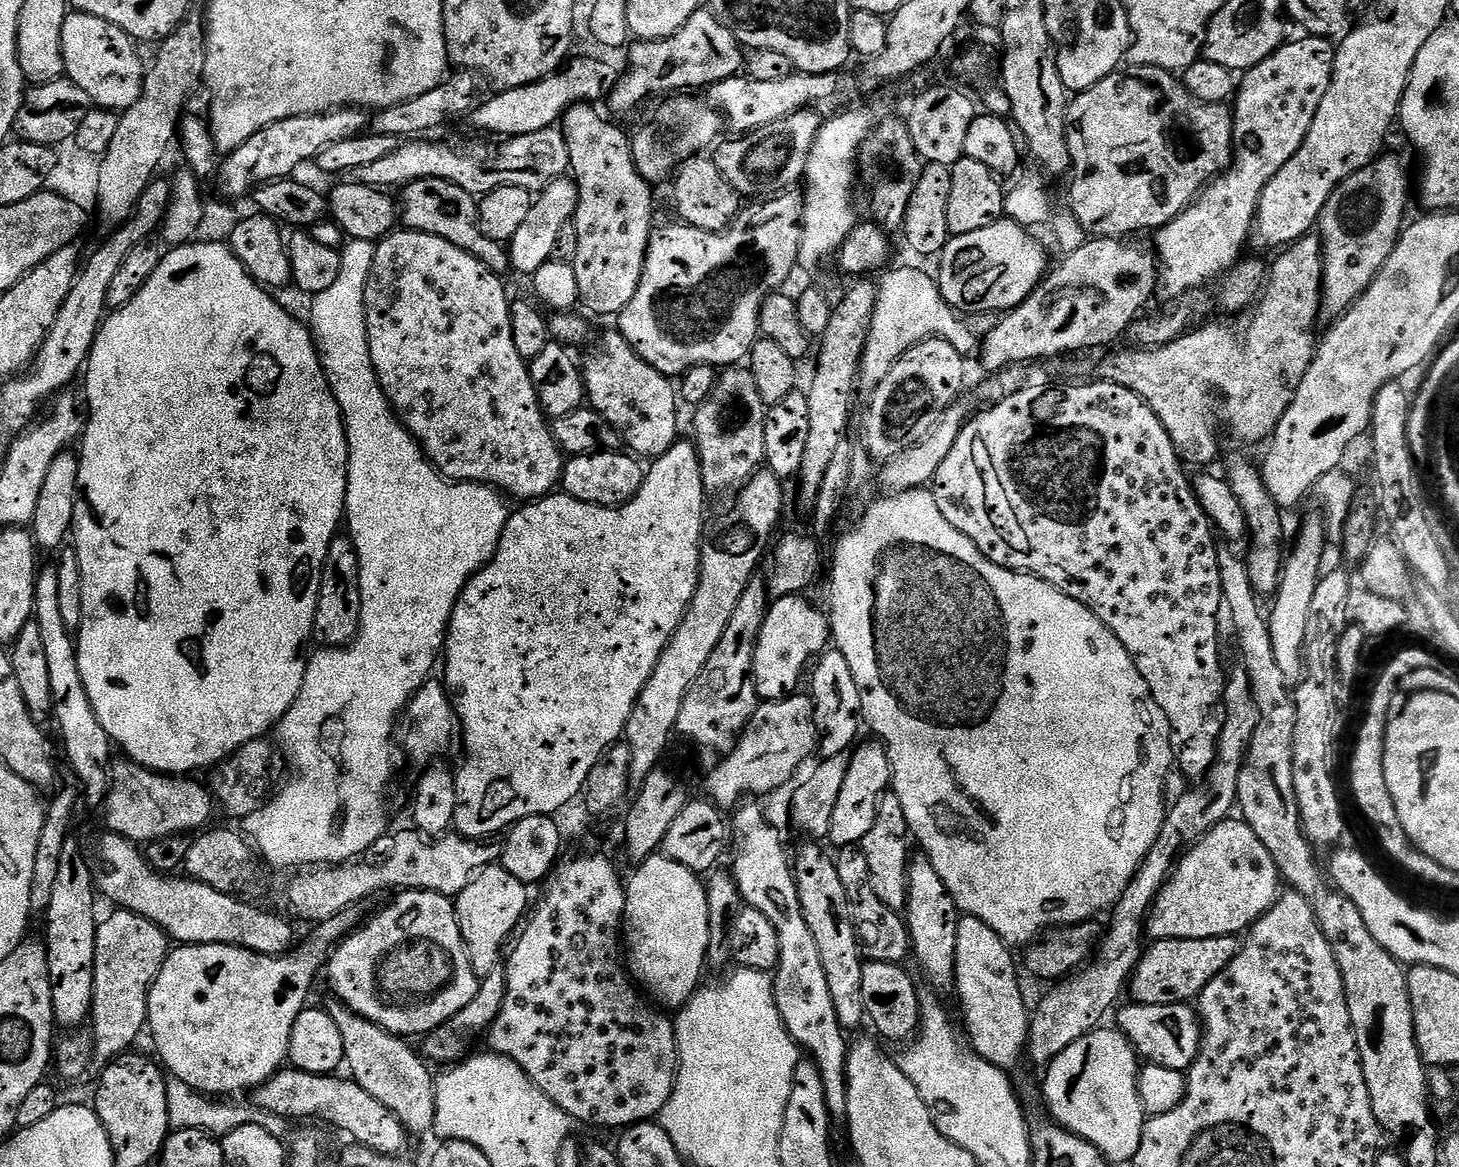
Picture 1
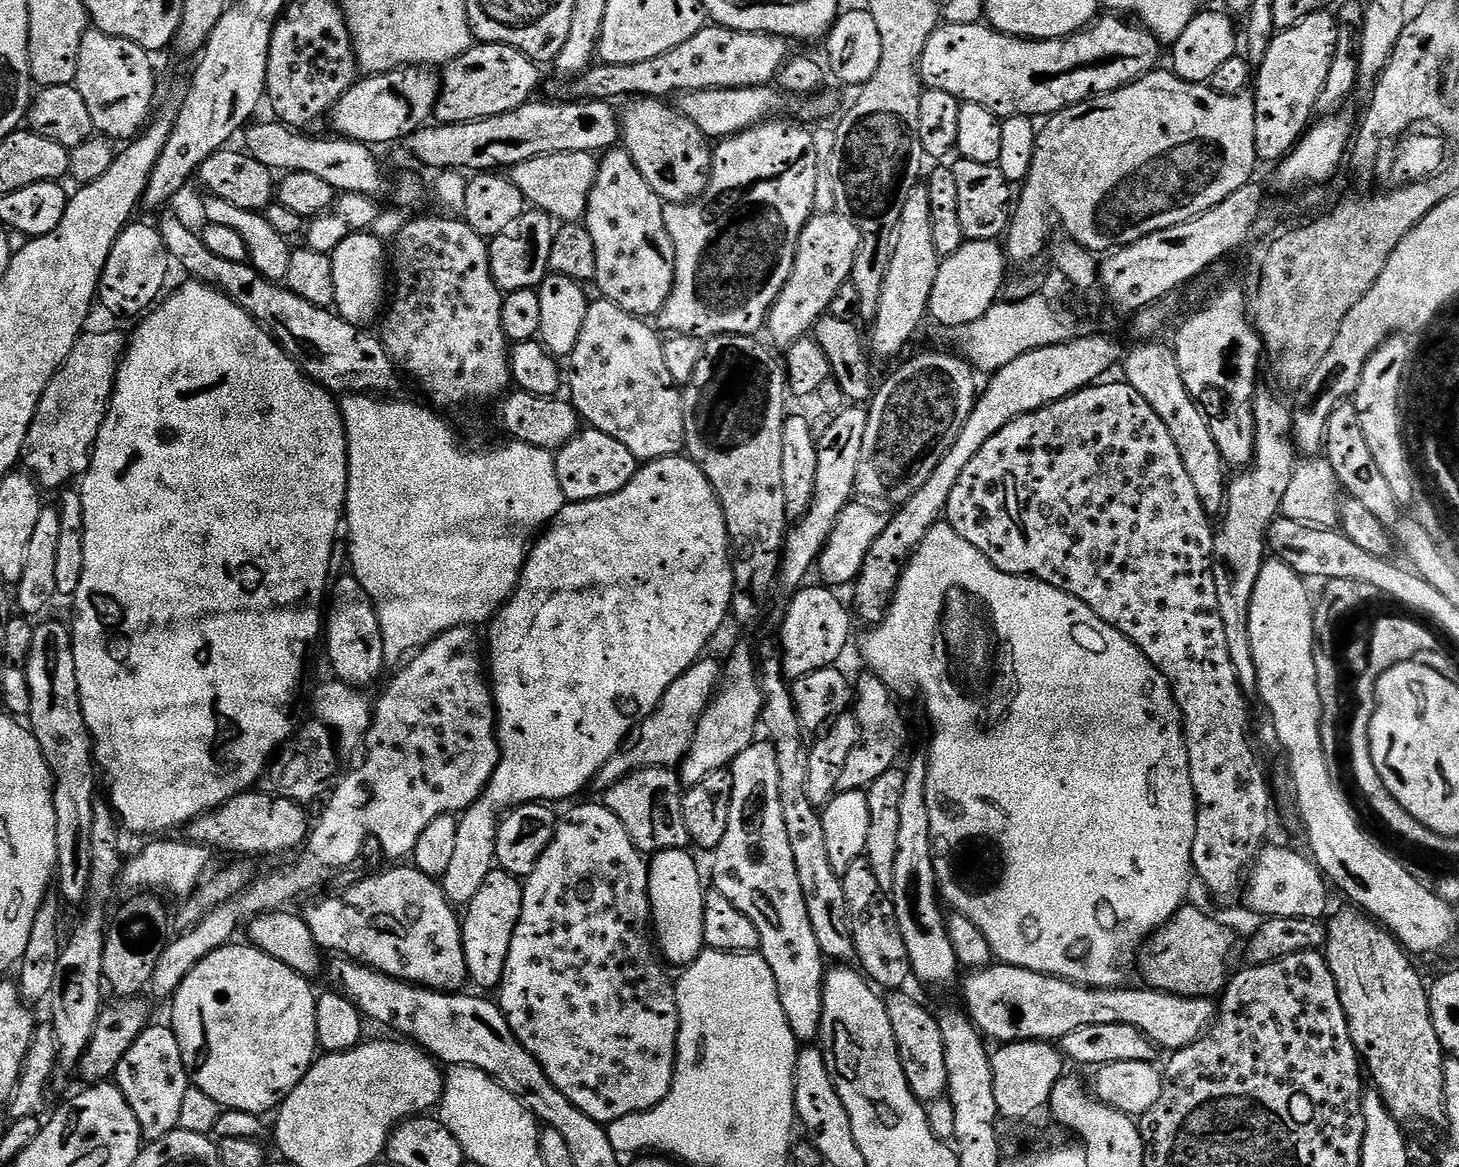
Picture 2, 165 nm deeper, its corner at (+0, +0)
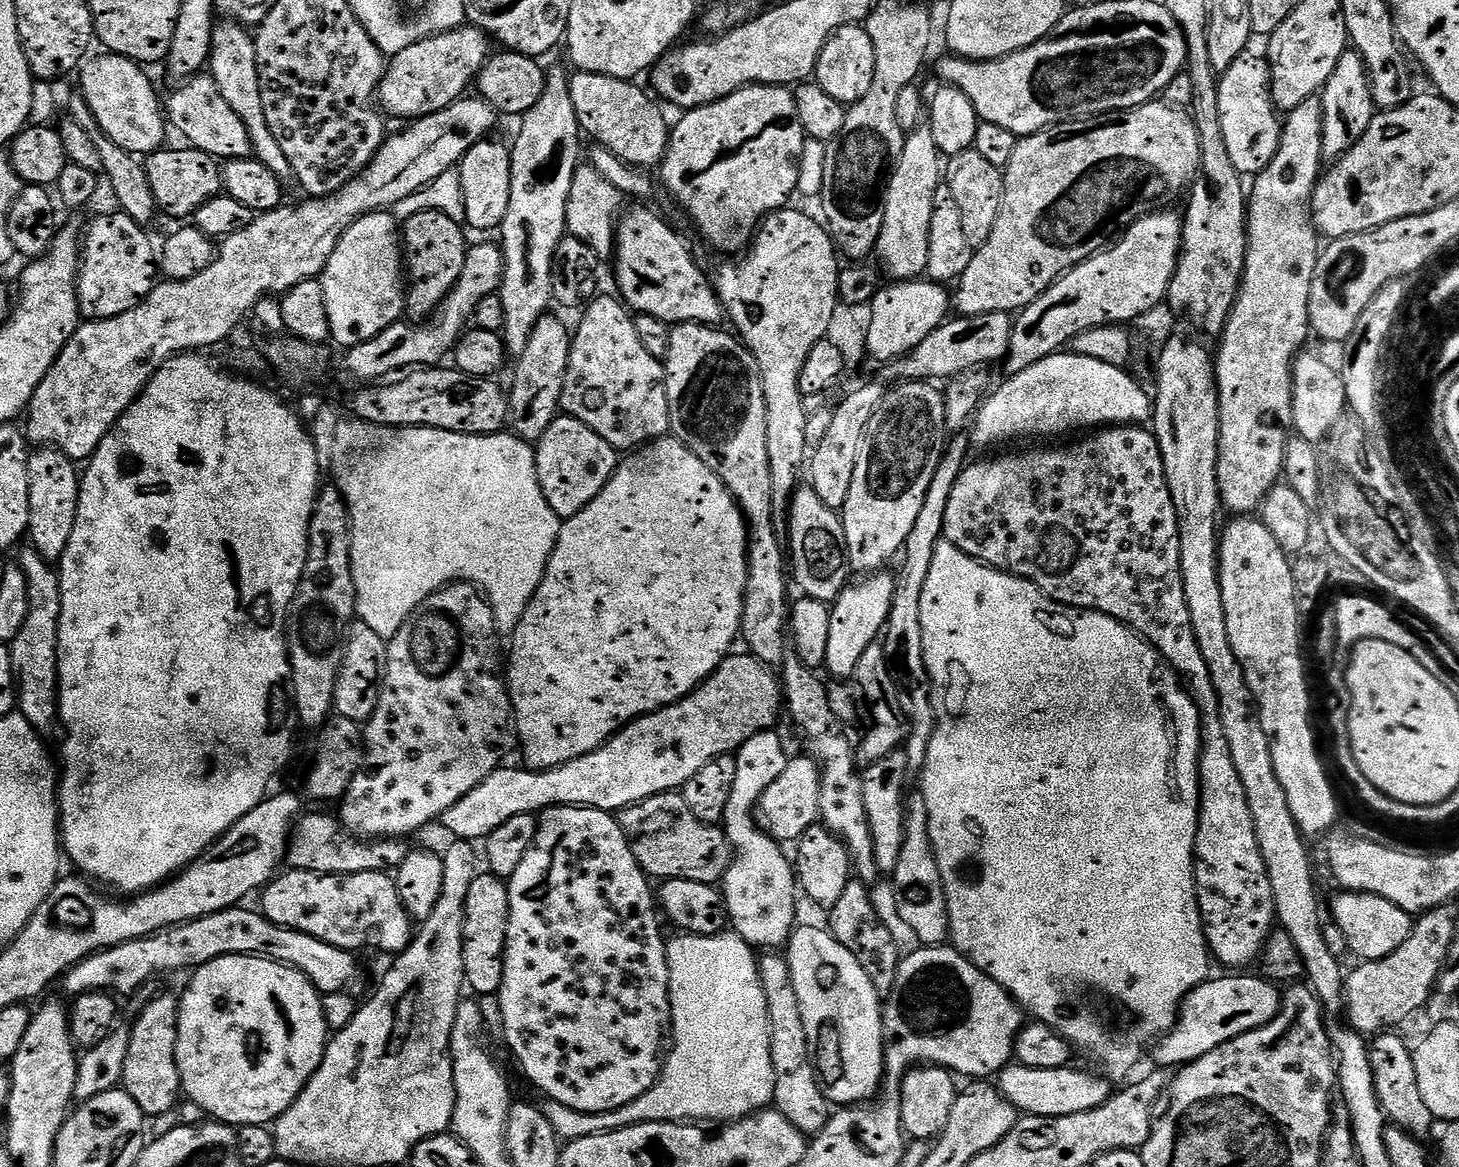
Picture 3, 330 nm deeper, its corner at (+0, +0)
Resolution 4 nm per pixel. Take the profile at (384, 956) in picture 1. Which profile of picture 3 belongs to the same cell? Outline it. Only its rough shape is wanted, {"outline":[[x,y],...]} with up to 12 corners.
{"outline":[[288,870],[270,922],[399,954],[414,921],[389,873]]}

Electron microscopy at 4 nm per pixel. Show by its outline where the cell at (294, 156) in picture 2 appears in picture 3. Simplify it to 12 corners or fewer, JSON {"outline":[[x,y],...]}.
{"outline":[[211,74],[166,96],[191,147],[221,162],[253,155],[242,118]]}

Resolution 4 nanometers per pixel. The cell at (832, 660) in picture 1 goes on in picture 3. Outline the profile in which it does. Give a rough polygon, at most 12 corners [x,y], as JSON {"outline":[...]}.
{"outline":[[793,755],[766,786],[758,823],[799,841],[820,819],[820,766]]}

